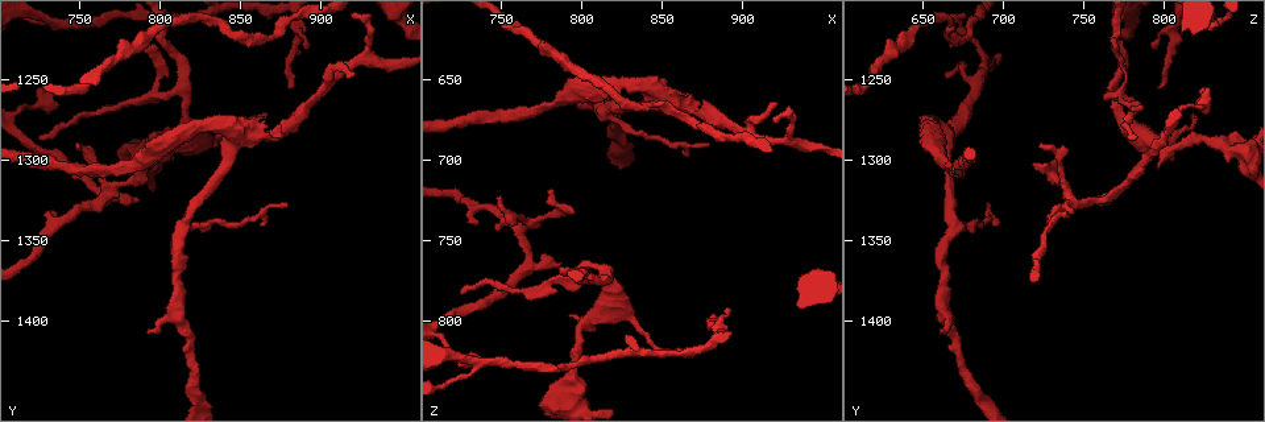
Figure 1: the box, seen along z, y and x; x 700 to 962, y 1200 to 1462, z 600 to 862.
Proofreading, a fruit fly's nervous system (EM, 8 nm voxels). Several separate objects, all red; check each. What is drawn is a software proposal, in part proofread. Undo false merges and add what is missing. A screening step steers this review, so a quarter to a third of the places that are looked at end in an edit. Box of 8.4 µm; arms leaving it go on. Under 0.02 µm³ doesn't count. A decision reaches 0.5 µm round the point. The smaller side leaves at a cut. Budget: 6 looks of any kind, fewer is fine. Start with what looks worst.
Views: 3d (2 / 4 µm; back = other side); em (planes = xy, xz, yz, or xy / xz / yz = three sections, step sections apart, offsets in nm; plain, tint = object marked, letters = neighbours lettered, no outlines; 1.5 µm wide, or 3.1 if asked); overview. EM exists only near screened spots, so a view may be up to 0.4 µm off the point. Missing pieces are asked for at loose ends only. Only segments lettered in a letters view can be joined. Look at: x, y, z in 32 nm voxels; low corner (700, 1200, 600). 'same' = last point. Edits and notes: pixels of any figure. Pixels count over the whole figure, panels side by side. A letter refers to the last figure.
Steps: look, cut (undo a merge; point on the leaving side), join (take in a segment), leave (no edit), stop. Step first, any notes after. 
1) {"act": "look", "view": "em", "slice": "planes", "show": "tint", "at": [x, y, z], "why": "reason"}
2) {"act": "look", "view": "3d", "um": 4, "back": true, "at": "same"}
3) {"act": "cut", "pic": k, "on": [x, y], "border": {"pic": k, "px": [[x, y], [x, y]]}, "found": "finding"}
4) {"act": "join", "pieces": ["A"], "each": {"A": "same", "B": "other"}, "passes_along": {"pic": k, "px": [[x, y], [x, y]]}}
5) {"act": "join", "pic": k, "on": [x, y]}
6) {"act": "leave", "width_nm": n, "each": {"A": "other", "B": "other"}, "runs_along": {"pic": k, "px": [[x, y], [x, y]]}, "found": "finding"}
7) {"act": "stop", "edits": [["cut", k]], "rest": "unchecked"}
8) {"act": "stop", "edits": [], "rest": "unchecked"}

{"act": "look", "view": "em", "slice": "yz", "step": 8, "show": "letters", "at": [882, 1254, 796], "why": "branch stops here"}

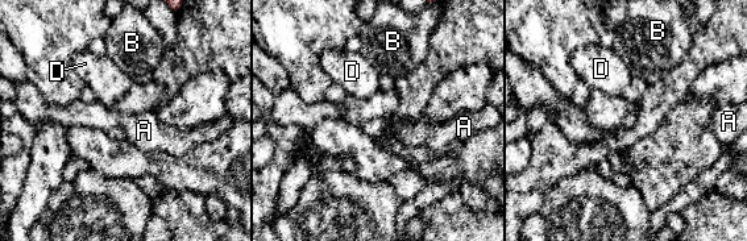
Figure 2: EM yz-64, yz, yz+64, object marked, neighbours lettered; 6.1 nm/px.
{"act": "look", "view": "em", "slice": "planes", "show": "letters", "at": "same"}

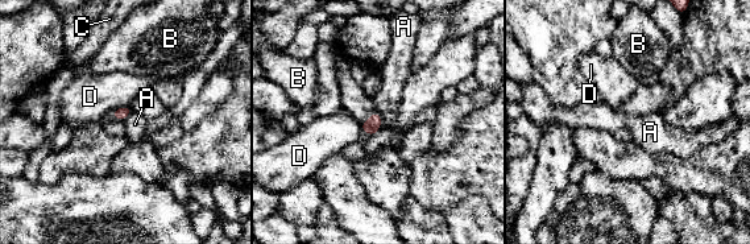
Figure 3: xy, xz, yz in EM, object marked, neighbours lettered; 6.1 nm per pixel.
{"act": "leave", "each": {"A": "other", "B": "other", "C": "other", "D": "other"}, "found": "no lettered segment goes on from it"}

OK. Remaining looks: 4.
{"act": "look", "view": "3d", "um": 2, "at": [794, 1290, 840], "why": "four-way junction"}

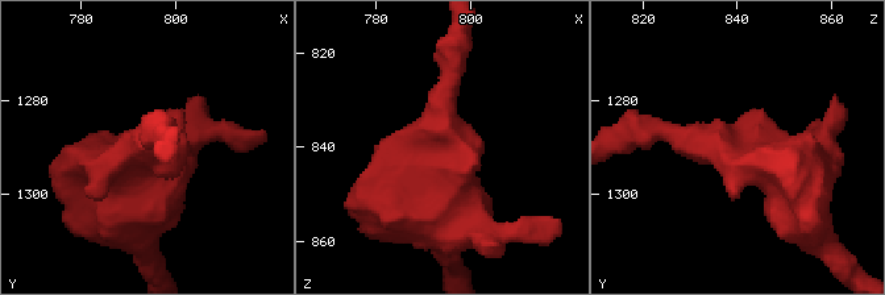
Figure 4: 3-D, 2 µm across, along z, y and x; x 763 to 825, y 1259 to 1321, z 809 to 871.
{"act": "look", "view": "em", "slice": "planes", "show": "tint", "at": [795, 1291, 839], "arms": 4}

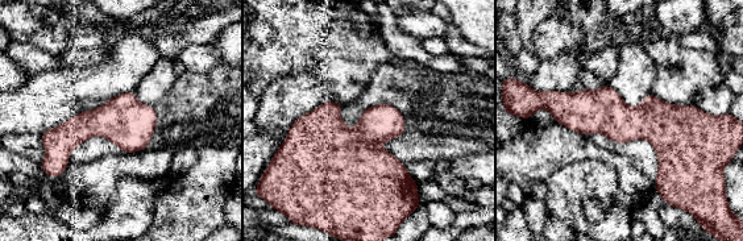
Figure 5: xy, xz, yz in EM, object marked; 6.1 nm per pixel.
{"act": "look", "view": "em", "slice": "planes", "show": "letters", "at": "same"}

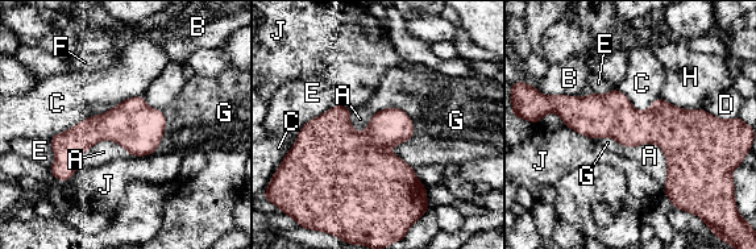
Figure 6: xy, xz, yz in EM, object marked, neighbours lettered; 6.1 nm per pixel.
{"act": "leave", "longest_contact_nm": ["C", 600], "each": {"A": "other", "B": "other", "C": "other", "D": "other", "E": "other", "F": "other", "G": "other", "H": "other", "J": "other"}, "found": "all the same neuron"}

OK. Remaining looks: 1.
{"act": "stop", "edits": [], "rest": "unchecked"}

